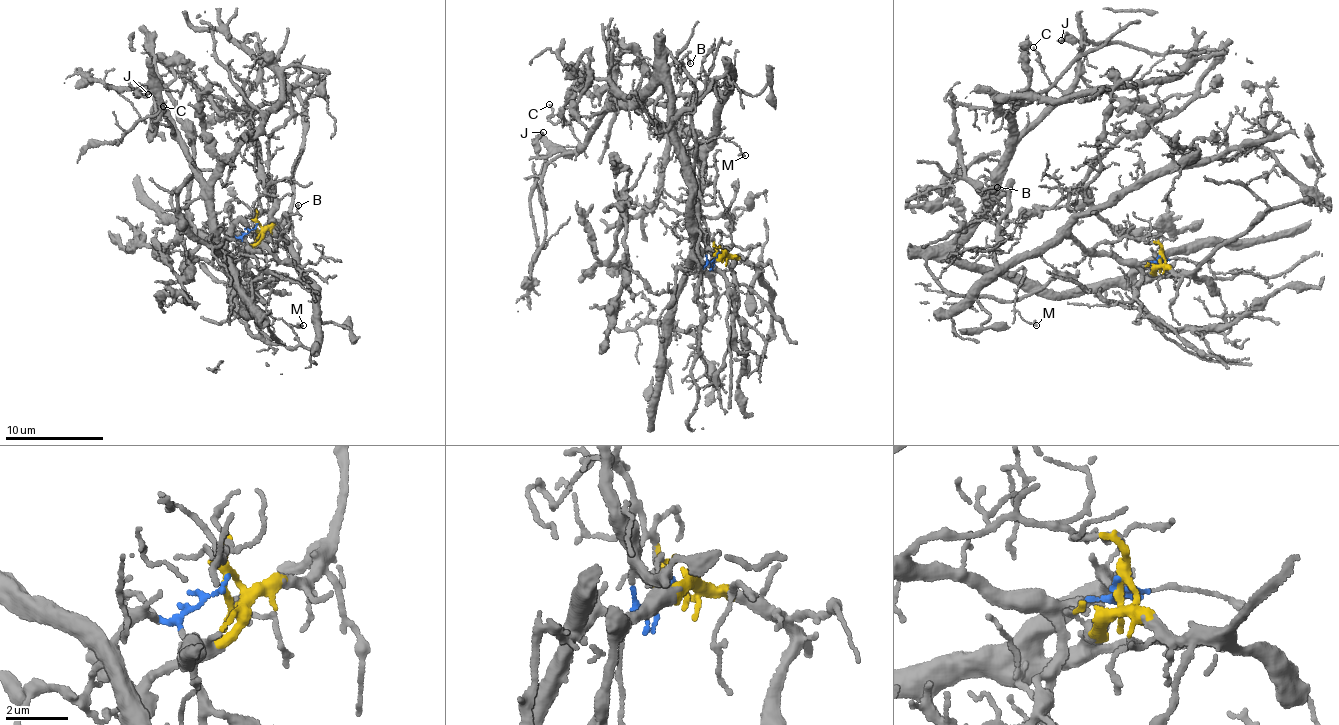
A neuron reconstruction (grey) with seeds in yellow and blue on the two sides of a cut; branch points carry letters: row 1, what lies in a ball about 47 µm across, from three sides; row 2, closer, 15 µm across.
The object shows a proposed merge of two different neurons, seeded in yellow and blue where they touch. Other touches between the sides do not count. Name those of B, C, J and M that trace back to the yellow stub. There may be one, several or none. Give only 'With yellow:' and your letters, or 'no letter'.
With yellow: C, J, M

